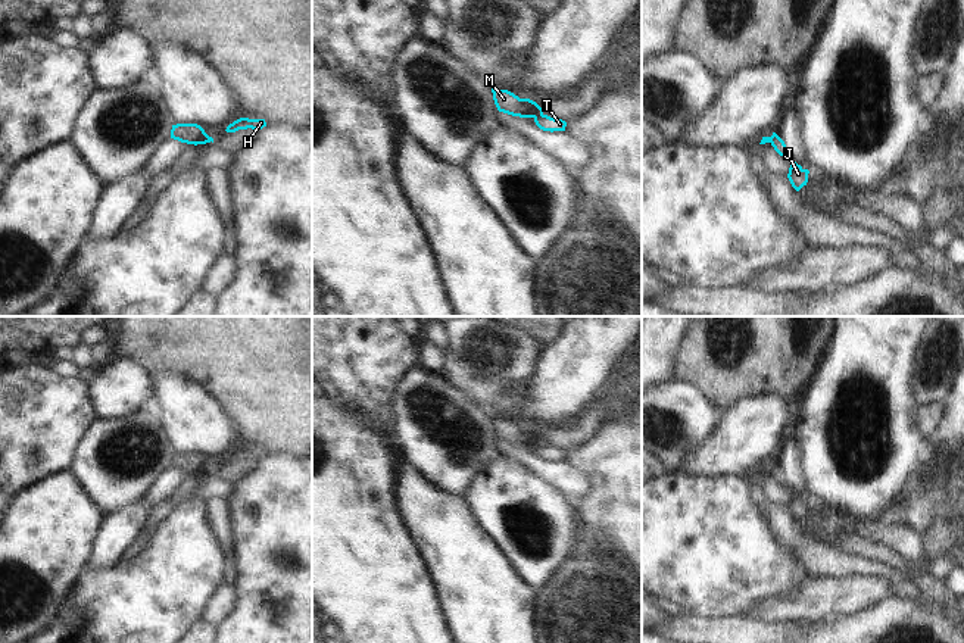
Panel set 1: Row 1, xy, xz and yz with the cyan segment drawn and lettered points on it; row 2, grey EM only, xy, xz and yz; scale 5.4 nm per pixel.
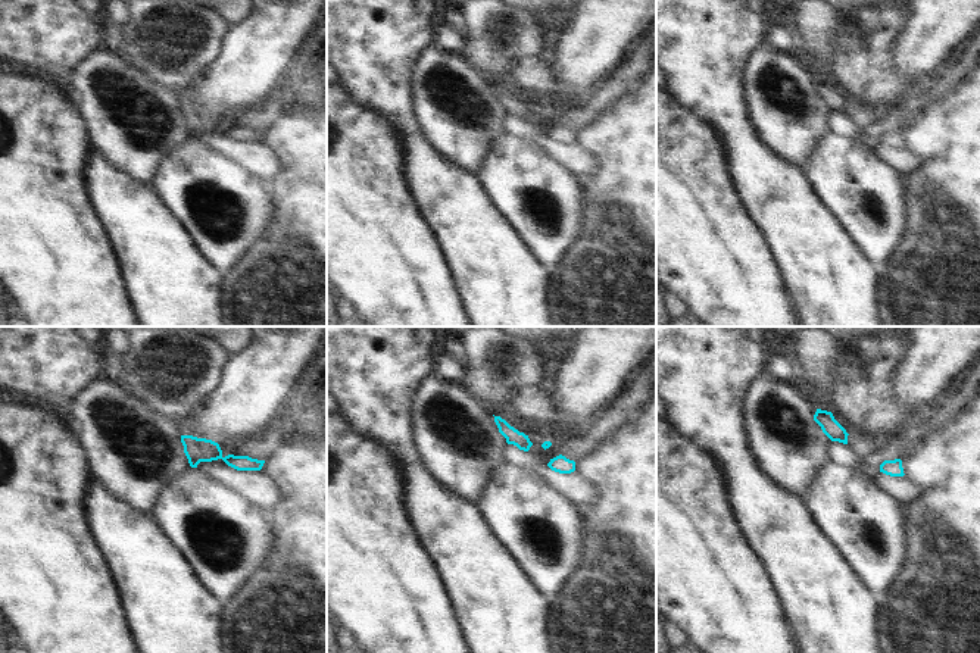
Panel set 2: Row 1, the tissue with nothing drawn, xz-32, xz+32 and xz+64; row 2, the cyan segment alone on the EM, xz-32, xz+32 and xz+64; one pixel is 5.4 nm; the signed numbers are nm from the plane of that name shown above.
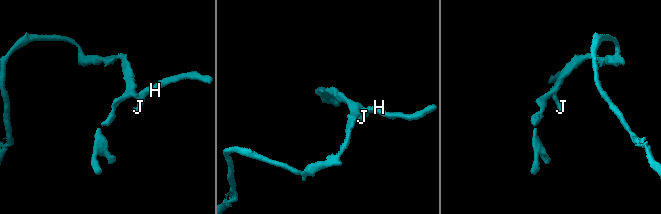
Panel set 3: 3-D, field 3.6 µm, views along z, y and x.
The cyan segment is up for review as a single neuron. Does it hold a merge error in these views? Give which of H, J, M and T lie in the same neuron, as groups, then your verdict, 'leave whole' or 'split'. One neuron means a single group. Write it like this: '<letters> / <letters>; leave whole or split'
H J T / M; split

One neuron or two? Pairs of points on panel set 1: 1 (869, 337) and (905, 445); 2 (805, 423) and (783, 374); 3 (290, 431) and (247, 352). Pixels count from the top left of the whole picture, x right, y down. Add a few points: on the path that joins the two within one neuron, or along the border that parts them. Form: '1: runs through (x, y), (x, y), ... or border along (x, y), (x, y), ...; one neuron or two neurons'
1: runs through (873, 364), (888, 378), (895, 418); one neuron
2: border along (814, 374), (805, 392), (794, 405); two neurons
3: runs through (290, 412), (290, 395), (267, 371); one neuron

